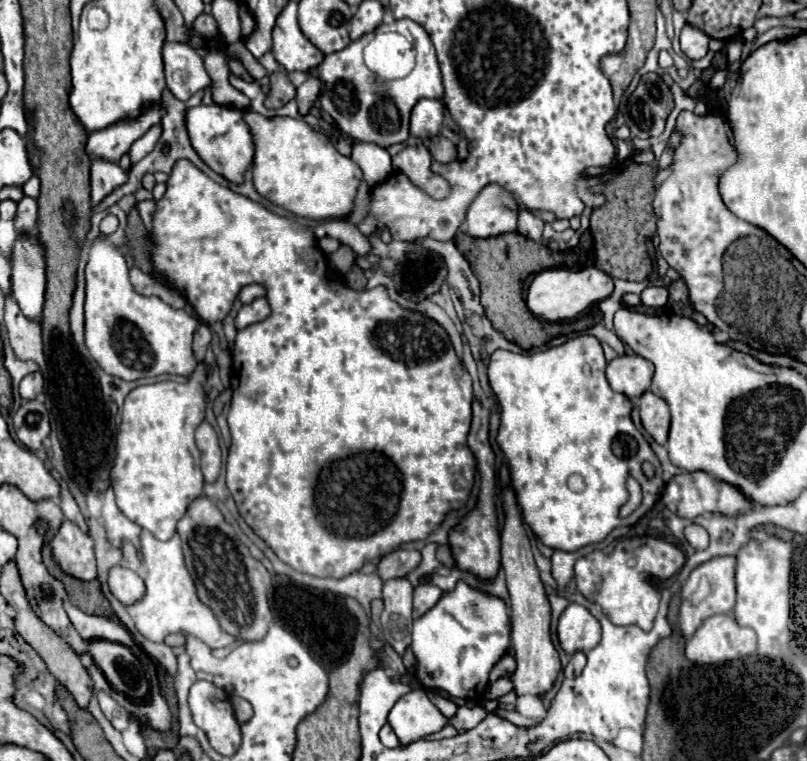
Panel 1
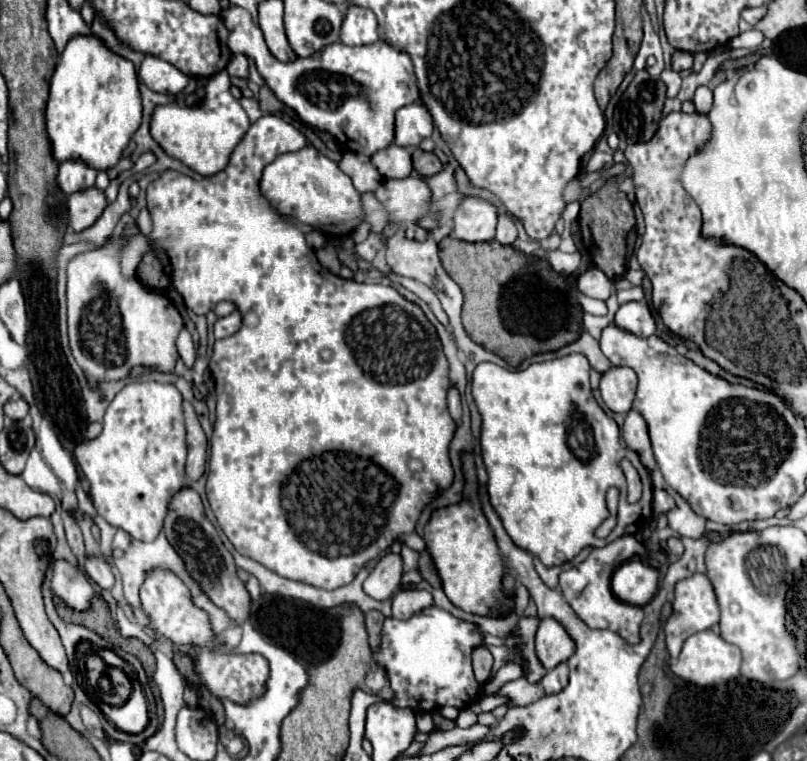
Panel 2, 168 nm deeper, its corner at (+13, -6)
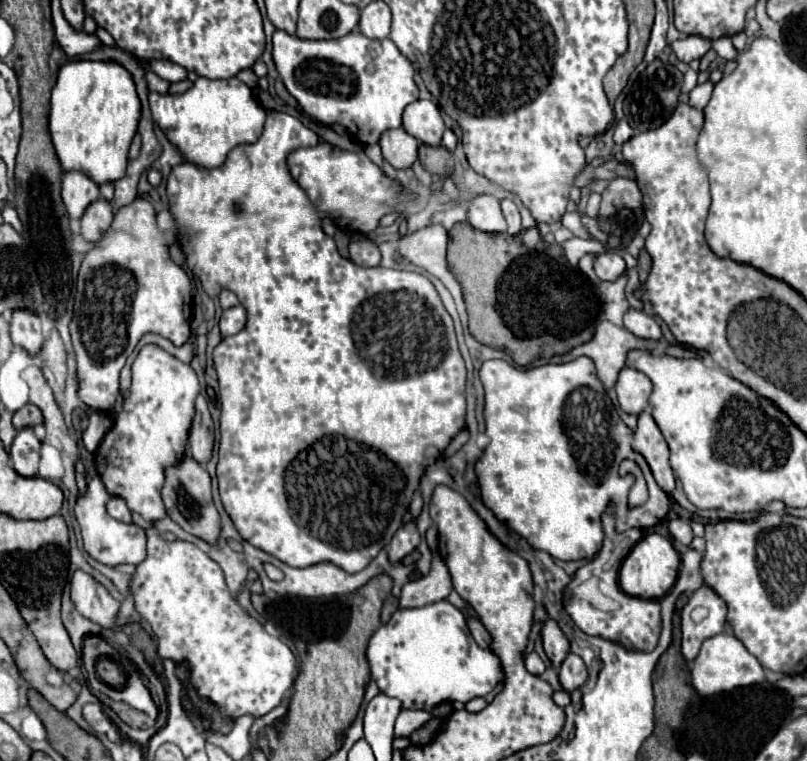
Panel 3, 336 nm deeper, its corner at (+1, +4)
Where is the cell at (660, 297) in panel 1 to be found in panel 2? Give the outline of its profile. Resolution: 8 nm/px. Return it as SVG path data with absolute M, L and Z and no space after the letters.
M625 303L619 307L619 311L615 313L613 323L619 329L625 329L641 339L647 339L655 333L655 319L649 311L647 305L643 303Z

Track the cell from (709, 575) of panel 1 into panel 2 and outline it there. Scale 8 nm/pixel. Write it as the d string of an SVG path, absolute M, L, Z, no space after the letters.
M693 575L677 583L675 587L675 601L673 601L673 613L665 623L665 637L667 637L667 651L671 659L677 659L681 653L681 647L687 637L711 629L715 623L719 623L719 605L711 587L711 581L707 575Z

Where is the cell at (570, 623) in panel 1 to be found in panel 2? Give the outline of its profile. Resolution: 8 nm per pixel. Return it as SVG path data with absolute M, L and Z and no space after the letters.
M543 619L535 635L535 651L543 667L553 669L575 653L575 643L567 639L567 631L563 631L555 619Z

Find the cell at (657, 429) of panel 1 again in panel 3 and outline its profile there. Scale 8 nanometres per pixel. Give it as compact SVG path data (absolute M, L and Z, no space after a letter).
M649 411L639 413L633 449L639 451L645 457L645 461L649 463L657 485L665 493L671 493L675 489L675 475L669 465L669 447Z

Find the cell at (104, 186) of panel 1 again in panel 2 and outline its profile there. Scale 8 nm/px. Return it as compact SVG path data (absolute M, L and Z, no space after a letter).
M91 187L87 191L81 191L79 195L71 195L67 207L69 207L69 225L73 227L73 231L77 233L85 231L99 219L99 215L107 207L105 193L99 191L97 187Z

